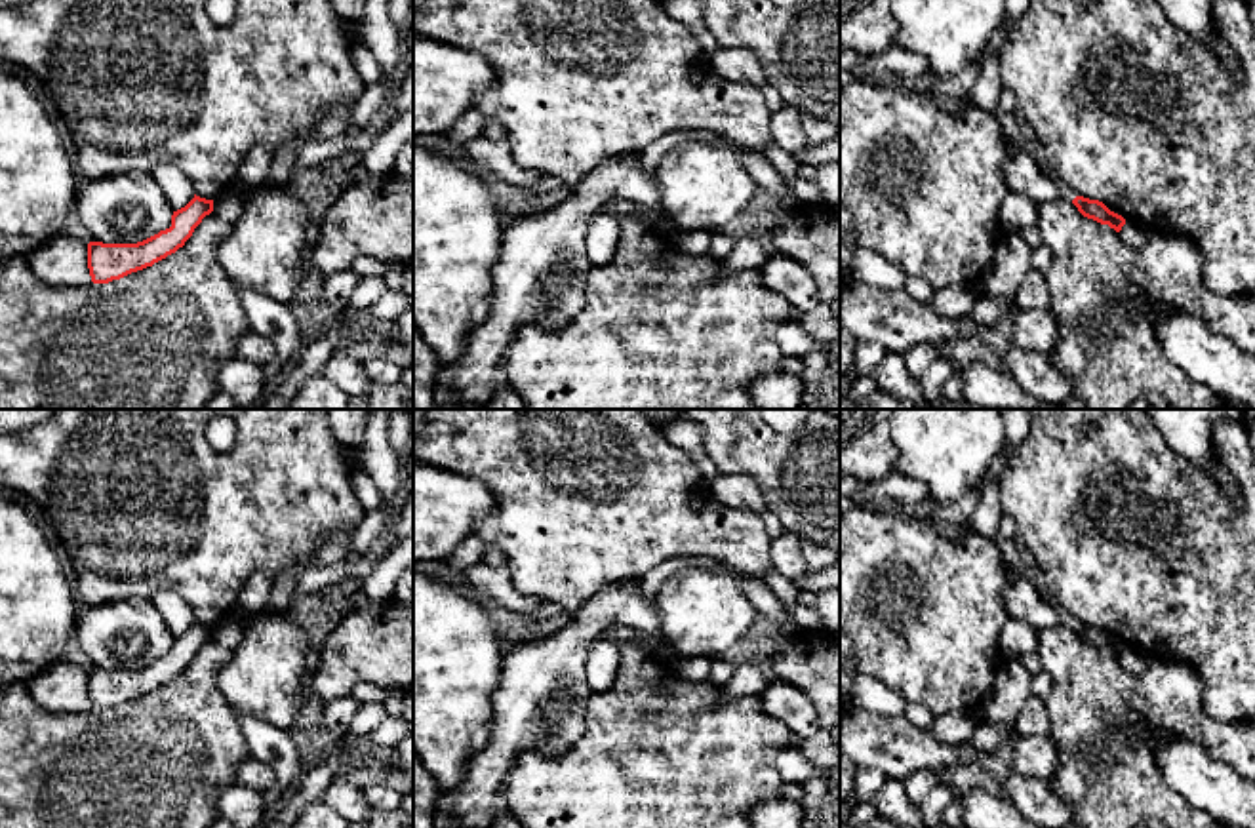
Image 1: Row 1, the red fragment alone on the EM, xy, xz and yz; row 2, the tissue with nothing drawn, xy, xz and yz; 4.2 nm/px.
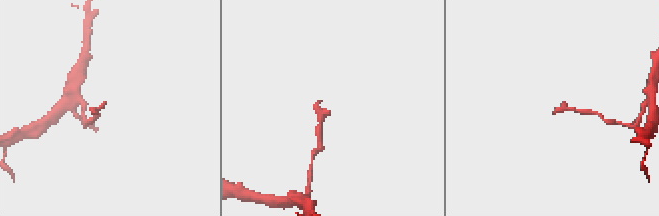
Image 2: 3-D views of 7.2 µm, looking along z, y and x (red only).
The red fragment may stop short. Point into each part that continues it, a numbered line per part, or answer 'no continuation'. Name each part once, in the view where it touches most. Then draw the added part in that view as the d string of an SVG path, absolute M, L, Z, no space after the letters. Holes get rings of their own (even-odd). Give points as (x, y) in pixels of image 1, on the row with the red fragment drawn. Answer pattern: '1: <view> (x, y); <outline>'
no continuation

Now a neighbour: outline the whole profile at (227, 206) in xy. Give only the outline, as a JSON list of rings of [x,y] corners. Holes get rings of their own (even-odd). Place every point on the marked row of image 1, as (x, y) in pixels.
[[[227,192],[223,196],[213,198],[213,211],[234,223],[244,207],[244,202],[238,192]]]

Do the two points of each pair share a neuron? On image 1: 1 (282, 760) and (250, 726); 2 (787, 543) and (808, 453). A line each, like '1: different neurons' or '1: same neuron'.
1: same neuron
2: different neurons

